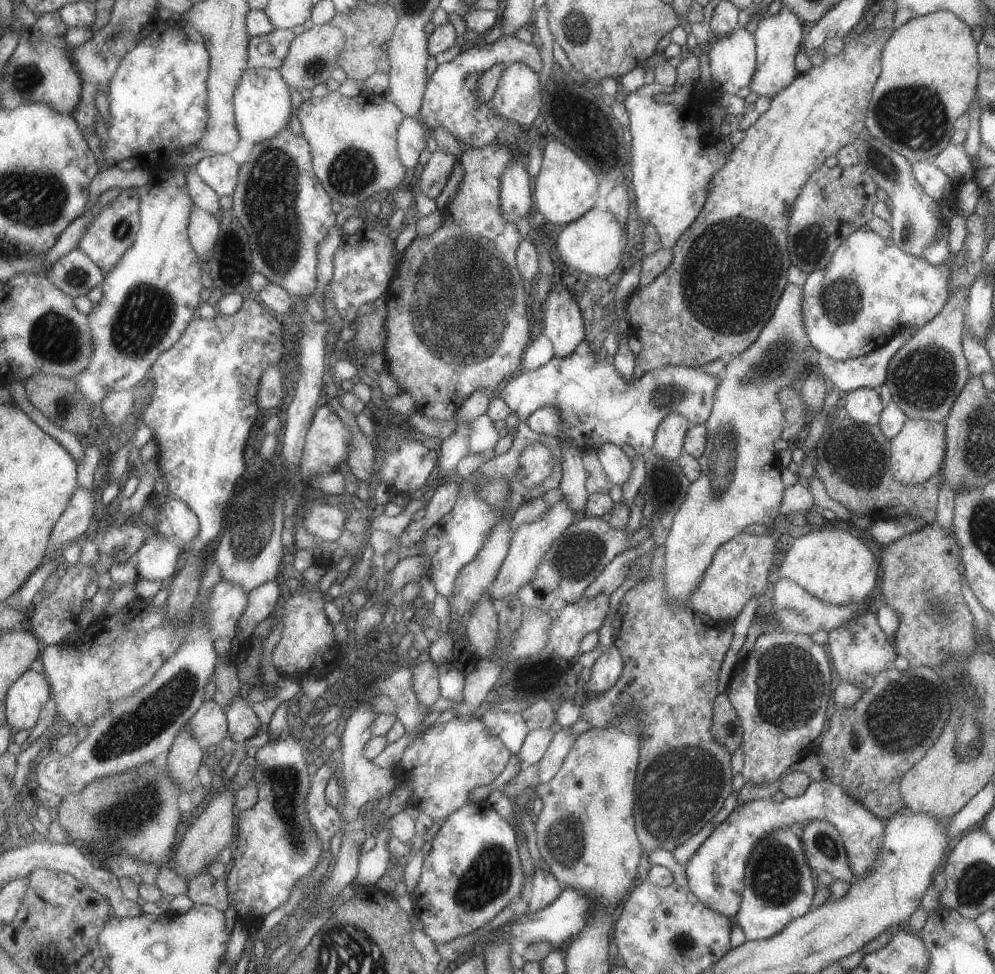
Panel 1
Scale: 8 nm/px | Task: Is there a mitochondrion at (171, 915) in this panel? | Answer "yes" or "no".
no

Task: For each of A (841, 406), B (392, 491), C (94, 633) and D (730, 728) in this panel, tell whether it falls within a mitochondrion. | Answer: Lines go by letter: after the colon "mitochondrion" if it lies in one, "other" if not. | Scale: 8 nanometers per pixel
A: other
B: other
C: other
D: mitochondrion

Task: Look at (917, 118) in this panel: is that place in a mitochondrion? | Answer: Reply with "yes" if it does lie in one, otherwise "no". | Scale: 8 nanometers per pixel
yes

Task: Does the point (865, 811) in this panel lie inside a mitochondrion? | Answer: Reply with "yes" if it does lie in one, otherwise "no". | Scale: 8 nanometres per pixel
no

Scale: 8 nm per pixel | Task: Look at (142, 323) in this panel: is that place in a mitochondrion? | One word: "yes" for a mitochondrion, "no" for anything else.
yes

